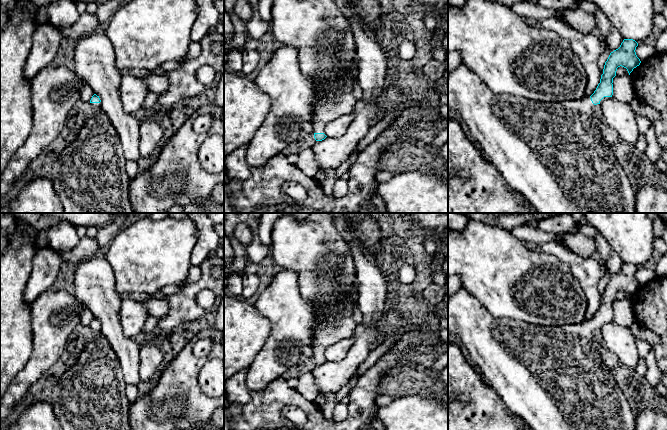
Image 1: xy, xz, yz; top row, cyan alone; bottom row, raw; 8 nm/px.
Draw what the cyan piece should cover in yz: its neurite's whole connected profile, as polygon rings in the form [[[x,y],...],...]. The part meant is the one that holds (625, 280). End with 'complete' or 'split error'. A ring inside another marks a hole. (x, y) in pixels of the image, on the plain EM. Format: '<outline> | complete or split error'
[[[624,263],[620,271],[610,277],[605,286],[600,307],[590,321],[583,321],[580,324],[567,324],[562,326],[539,326],[518,321],[507,317],[495,318],[483,304],[472,296],[465,288],[460,288],[448,299],[448,331],[458,335],[464,345],[464,351],[469,354],[472,363],[478,366],[489,385],[495,390],[508,410],[520,417],[532,430],[635,430],[635,414],[630,408],[626,396],[617,385],[612,372],[604,364],[598,351],[599,343],[593,339],[593,331],[600,328],[604,321],[613,319],[613,302],[616,300],[617,292],[622,290],[627,293],[629,299],[634,292],[640,289],[641,285],[636,279],[638,267],[633,263]]] | split error

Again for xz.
[[[291,213],[278,218],[273,226],[270,255],[283,270],[298,274],[299,290],[304,300],[311,302],[317,313],[313,332],[314,362],[322,365],[325,349],[336,342],[352,338],[360,322],[353,288],[356,268],[348,243],[335,226],[337,213],[311,213],[306,219],[296,219]]] | split error

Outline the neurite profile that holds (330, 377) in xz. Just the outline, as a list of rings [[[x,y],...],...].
[[[361,321],[353,334],[353,344],[346,357],[337,362],[316,365],[311,374],[321,395],[337,393],[354,376],[359,365],[379,345],[382,325],[365,325]]]

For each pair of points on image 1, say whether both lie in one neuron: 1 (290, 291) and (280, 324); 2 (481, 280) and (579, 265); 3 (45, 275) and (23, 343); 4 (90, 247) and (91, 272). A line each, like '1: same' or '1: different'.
1: same
2: different
3: different
4: different

